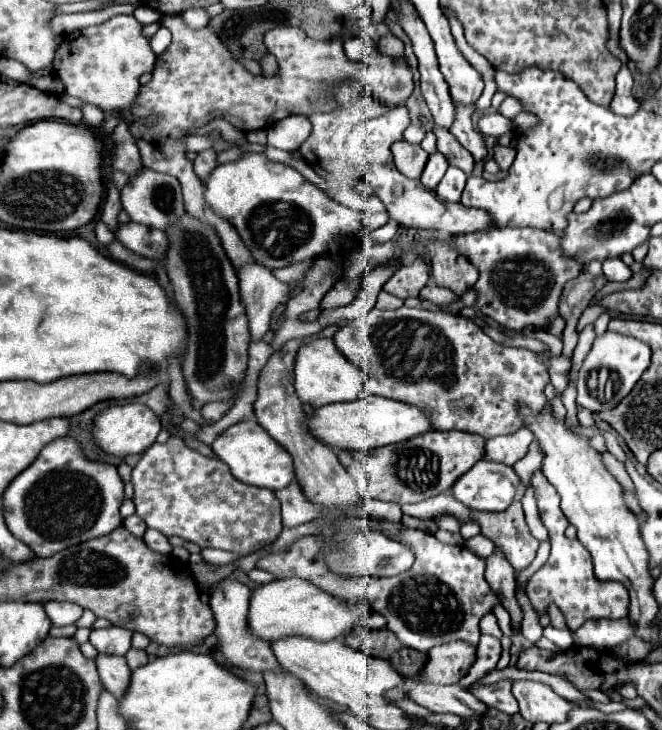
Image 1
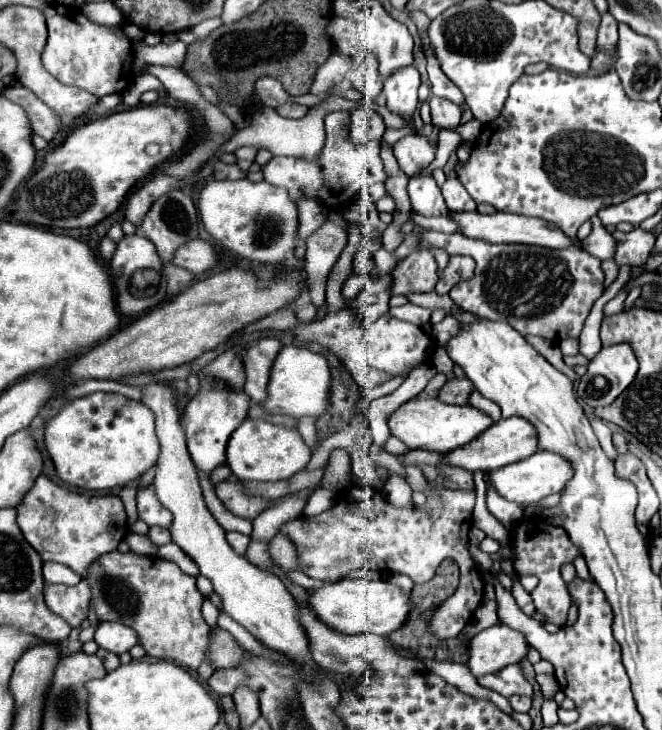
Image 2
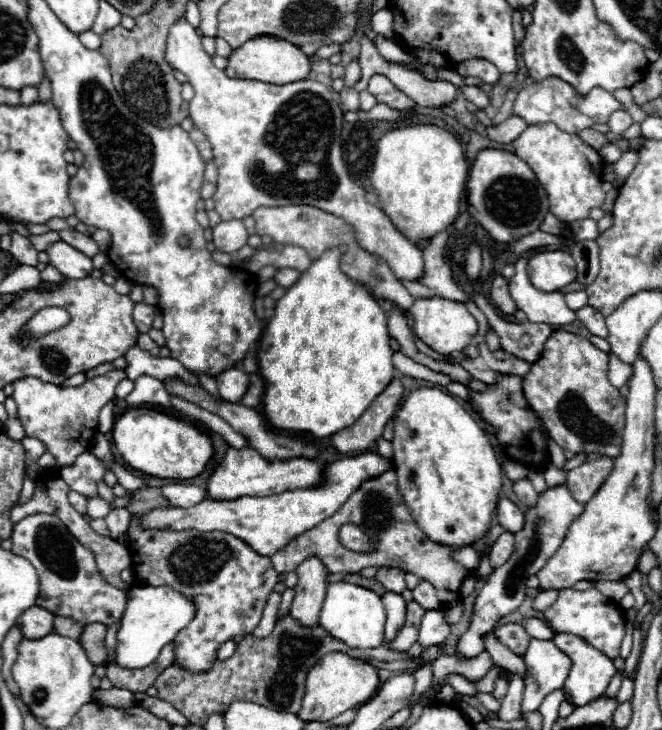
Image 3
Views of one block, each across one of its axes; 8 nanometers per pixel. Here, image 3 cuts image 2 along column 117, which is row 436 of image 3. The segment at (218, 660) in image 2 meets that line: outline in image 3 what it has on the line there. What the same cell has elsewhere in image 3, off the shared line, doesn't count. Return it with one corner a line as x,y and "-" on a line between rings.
556,330
548,338
542,358
524,376
524,396
560,448
576,454
600,452
610,458
620,454
626,402
608,380
608,362
608,352
598,350
588,338

